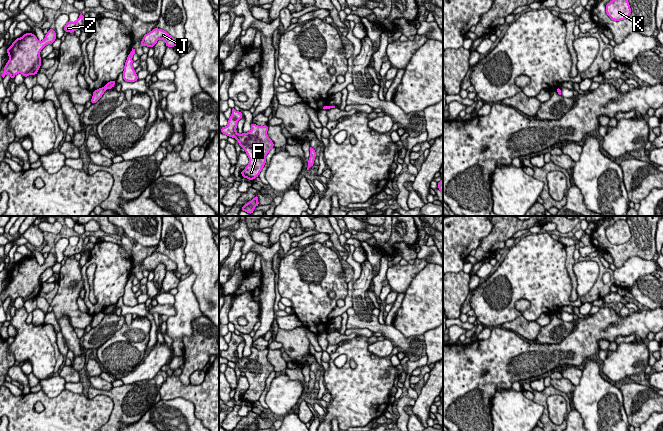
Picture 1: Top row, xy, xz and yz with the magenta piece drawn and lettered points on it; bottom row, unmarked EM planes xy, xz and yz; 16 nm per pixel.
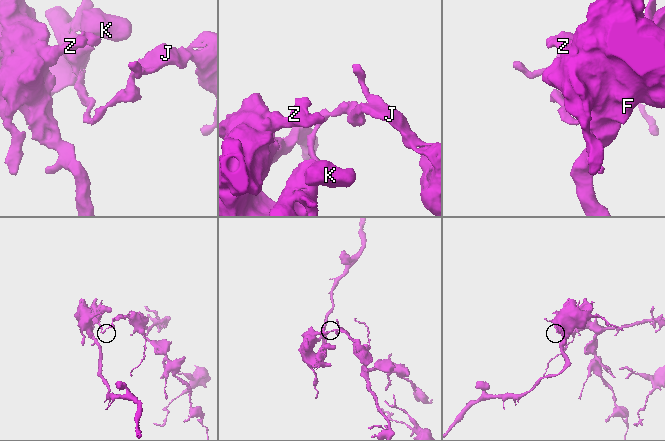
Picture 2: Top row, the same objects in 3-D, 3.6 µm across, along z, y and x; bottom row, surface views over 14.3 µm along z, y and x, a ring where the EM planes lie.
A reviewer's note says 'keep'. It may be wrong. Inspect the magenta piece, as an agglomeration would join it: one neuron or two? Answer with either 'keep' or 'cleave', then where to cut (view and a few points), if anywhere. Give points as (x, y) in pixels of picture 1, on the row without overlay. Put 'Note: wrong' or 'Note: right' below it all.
cleave; cut xz (326, 330), (328, 332)
Note: wrong

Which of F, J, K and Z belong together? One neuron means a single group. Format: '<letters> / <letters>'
F K Z / J

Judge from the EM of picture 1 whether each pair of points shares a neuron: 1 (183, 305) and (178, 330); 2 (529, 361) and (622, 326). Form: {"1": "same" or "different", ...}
{"1": "same", "2": "same"}

